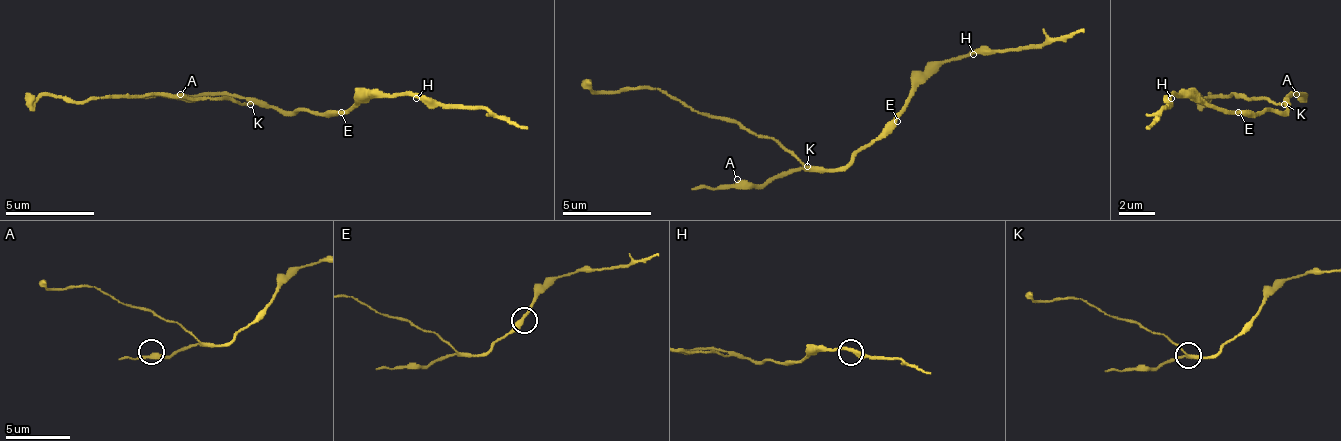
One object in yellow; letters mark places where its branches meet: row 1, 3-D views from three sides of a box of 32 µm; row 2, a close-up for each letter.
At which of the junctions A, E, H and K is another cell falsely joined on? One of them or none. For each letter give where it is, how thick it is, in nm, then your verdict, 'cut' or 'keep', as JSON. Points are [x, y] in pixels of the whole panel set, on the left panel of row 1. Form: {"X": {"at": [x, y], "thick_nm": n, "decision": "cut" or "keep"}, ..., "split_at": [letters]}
{"A": {"at": [180, 94], "thick_nm": 320, "decision": "keep"}, "E": {"at": [341, 112], "thick_nm": 300, "decision": "keep"}, "H": {"at": [416, 98], "thick_nm": 320, "decision": "keep"}, "K": {"at": [250, 104], "thick_nm": 240, "decision": "cut"}, "split_at": ["K"]}

